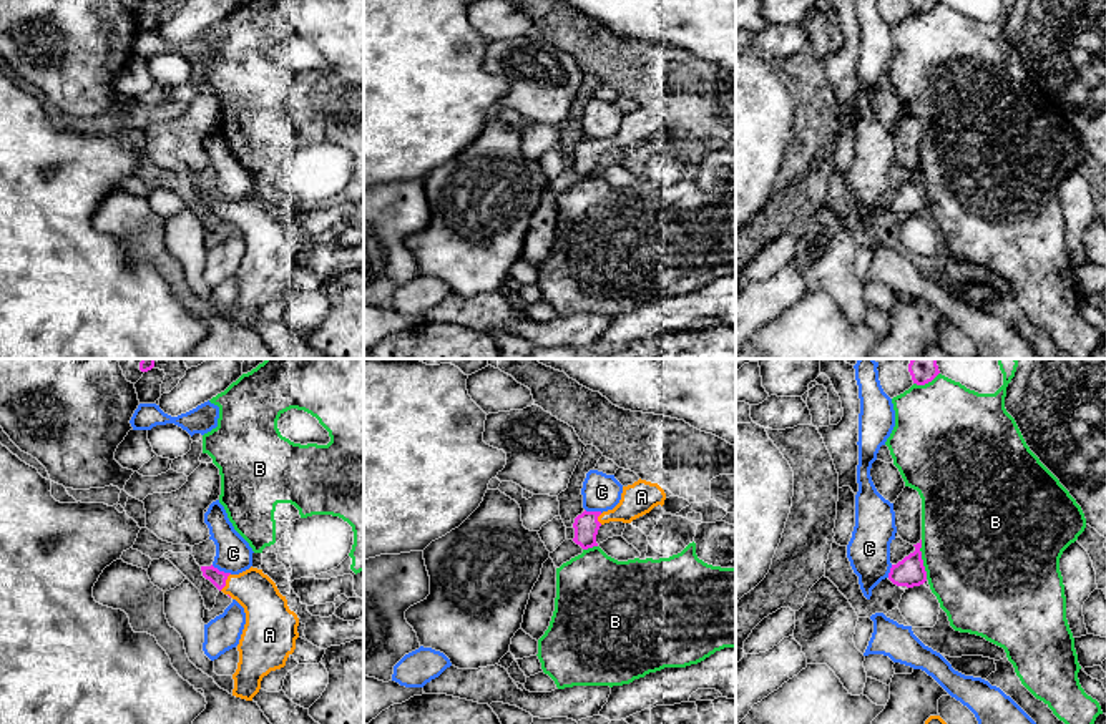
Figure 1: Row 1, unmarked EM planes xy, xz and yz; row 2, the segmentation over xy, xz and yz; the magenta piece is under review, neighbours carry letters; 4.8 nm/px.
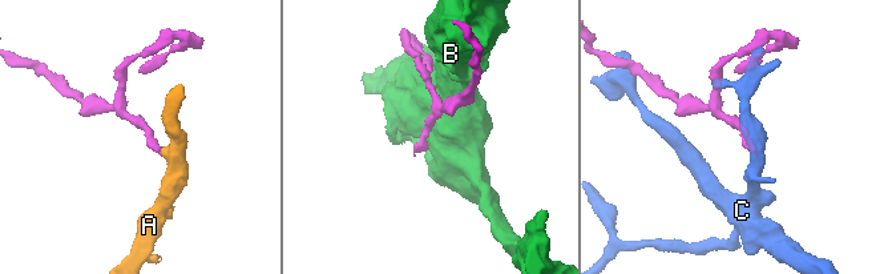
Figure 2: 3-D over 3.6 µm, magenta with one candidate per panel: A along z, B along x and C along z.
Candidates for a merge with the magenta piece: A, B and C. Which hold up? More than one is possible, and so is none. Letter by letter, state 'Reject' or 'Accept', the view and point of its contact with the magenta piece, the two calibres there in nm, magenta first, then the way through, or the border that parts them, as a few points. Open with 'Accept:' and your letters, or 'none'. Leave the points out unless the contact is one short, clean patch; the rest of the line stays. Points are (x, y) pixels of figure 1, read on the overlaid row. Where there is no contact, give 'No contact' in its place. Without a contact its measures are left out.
Accept: A
A: Accept. Touches magenta at xy (225, 582). Thickness 80 nm (magenta) against 220 nm. Path across: xy (218, 578), (225, 582), (243, 587), (266, 610)
B: Reject. Touches magenta at yz (922, 560). Thickness 140 nm (magenta) against 500 nm
C: Reject. Touches magenta at xy (221, 572). Thickness 80 nm (magenta) against 180 nm

